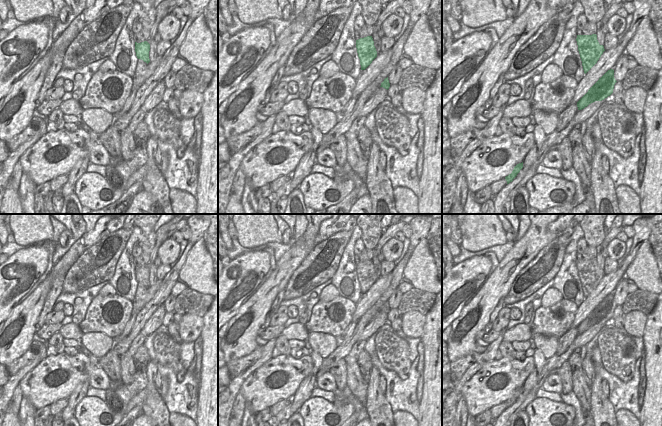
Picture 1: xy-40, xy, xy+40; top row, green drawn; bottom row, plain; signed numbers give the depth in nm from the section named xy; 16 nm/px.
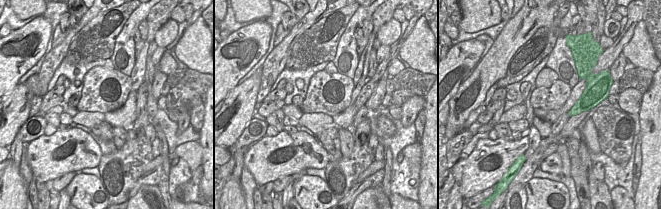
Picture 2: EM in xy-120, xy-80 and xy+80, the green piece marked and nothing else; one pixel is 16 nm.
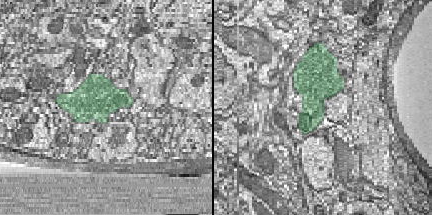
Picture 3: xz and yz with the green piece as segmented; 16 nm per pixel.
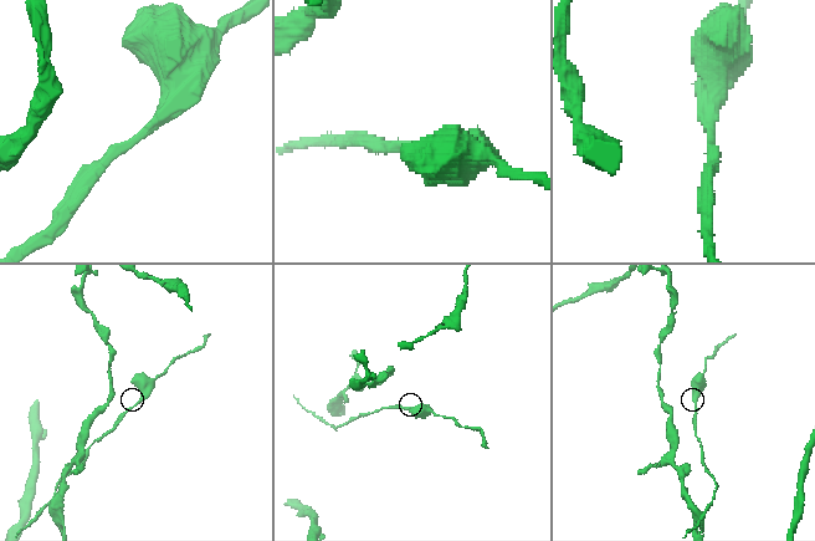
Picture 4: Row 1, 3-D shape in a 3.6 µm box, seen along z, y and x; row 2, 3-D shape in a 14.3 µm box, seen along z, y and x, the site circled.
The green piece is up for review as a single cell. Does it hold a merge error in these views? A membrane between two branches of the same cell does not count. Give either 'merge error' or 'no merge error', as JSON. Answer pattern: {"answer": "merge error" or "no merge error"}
{"answer": "merge error"}

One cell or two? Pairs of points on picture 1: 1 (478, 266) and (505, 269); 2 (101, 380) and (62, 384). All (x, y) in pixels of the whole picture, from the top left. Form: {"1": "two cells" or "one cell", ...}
{"1": "two cells", "2": "one cell"}

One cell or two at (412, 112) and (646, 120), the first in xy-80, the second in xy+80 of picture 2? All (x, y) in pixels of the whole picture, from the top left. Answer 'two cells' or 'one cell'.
two cells

